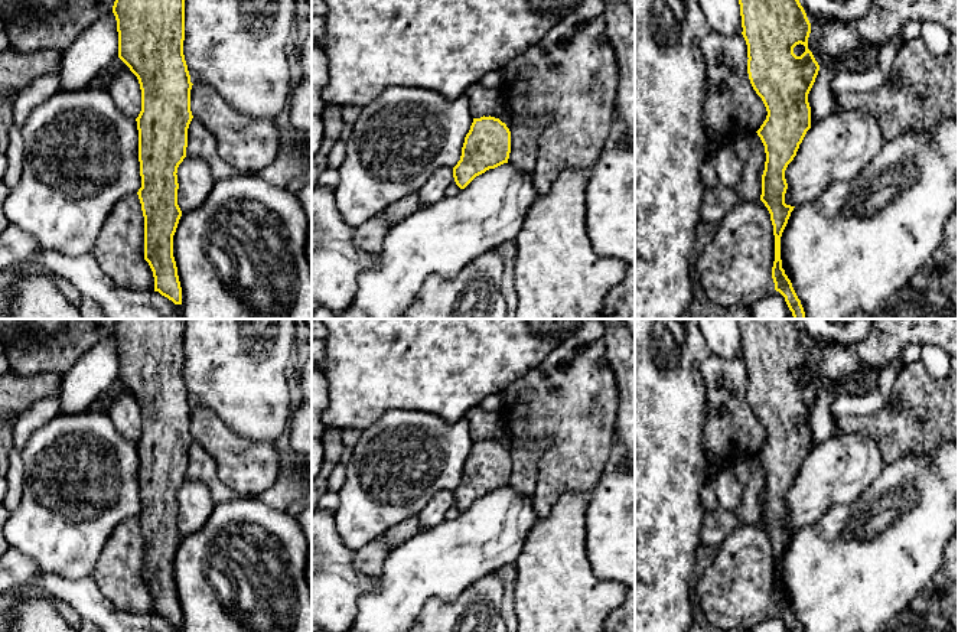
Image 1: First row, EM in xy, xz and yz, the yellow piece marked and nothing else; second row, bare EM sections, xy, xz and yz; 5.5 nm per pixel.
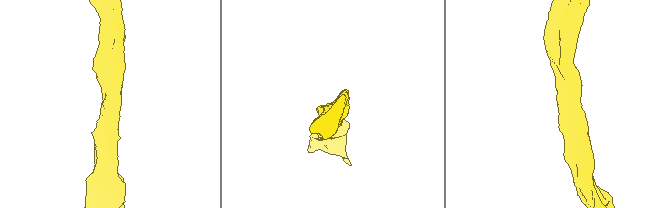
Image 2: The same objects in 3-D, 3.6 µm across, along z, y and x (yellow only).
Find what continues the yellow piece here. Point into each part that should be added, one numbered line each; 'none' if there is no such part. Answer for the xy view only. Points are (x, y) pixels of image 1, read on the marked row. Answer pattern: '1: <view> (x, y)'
none

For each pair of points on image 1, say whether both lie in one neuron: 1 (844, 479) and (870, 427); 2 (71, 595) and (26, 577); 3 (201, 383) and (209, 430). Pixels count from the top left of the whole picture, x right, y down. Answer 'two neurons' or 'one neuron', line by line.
1: two neurons
2: one neuron
3: two neurons

